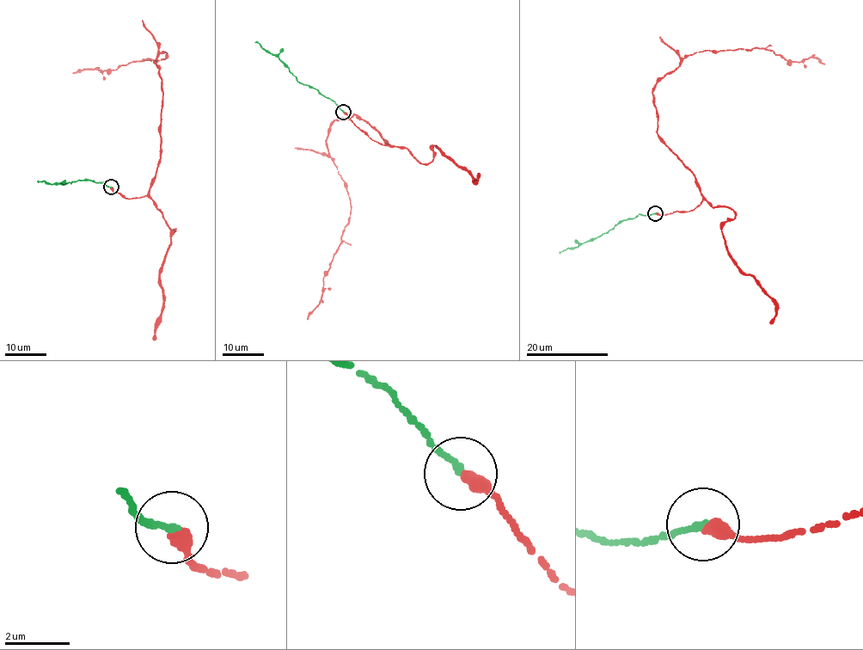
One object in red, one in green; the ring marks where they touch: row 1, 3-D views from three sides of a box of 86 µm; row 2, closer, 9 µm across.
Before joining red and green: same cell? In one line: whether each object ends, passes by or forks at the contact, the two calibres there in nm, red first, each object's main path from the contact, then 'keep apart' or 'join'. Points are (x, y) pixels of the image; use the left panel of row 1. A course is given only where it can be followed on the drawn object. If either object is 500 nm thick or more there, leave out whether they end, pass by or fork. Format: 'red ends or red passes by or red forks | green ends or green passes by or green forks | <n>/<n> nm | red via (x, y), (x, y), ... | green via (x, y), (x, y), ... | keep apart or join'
red ends | green ends | 400/240 nm | red via (110, 187), (128, 199), (145, 196), (161, 158), (162, 80), (153, 62), (168, 54), (115, 70), (73, 73) | green via (110, 187), (103, 181), (78, 180), (65, 184), (37, 181) | join

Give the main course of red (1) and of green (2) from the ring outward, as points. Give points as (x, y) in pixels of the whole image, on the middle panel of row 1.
1: (343, 113), (388, 145), (354, 114), (331, 125), (326, 144), (351, 213), (323, 279), (321, 302), (307, 319)
2: (343, 112), (316, 88), (297, 82), (289, 68), (255, 41)

